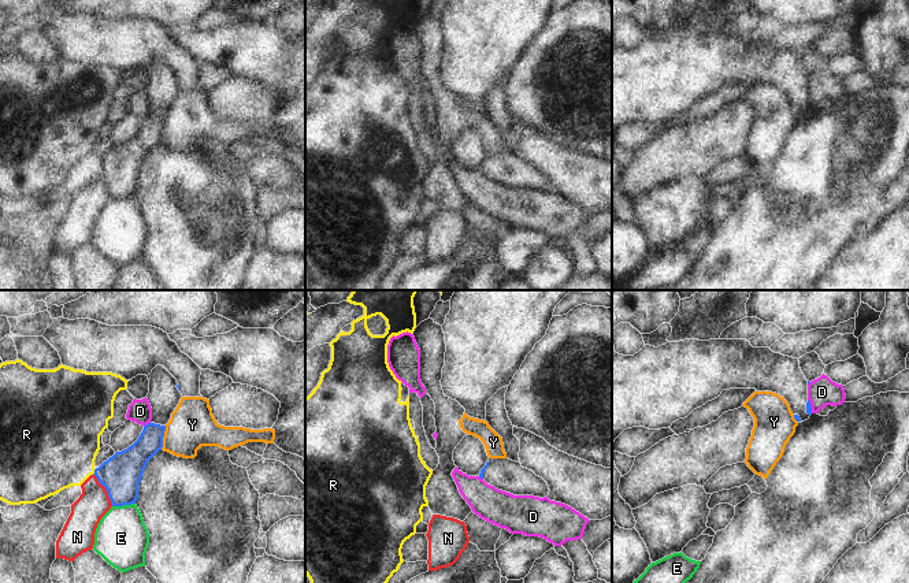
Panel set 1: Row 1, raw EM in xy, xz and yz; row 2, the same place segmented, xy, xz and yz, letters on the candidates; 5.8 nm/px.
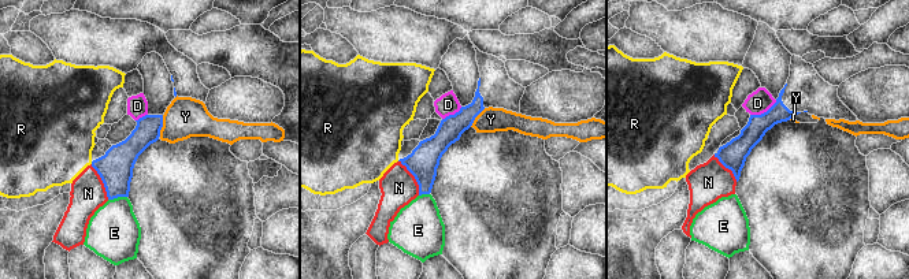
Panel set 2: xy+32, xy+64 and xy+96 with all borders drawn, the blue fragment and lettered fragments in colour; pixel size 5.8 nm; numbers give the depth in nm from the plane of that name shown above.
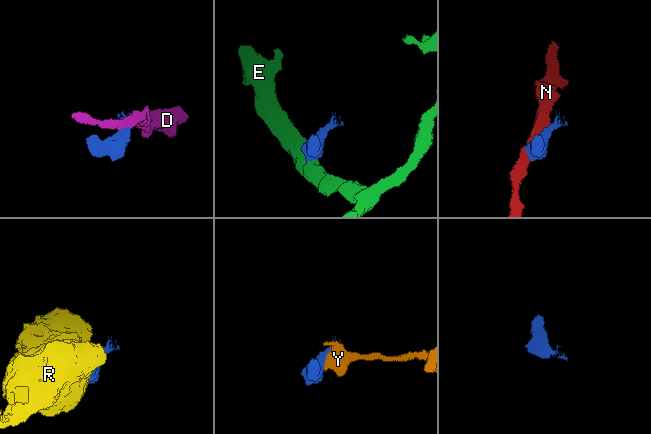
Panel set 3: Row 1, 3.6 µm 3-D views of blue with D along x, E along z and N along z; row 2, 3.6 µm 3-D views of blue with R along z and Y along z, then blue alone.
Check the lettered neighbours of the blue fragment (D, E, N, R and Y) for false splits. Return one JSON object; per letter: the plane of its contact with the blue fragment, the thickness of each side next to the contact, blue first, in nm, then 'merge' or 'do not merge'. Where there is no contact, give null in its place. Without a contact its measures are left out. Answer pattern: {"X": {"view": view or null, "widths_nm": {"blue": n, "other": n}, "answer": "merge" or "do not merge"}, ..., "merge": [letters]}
{"D": {"view": "xy", "widths_nm": {"blue": 170, "other": 140}, "answer": "do not merge"}, "E": {"view": "xy", "widths_nm": {"blue": 240, "other": 320}, "answer": "do not merge"}, "N": {"view": "xy", "widths_nm": {"blue": 240, "other": 190}, "answer": "do not merge"}, "R": {"view": "xy", "widths_nm": {"blue": 240, "other": 440}, "answer": "do not merge"}, "Y": {"view": "xy", "widths_nm": {"blue": 190, "other": 260}, "answer": "do not merge"}, "merge": []}

